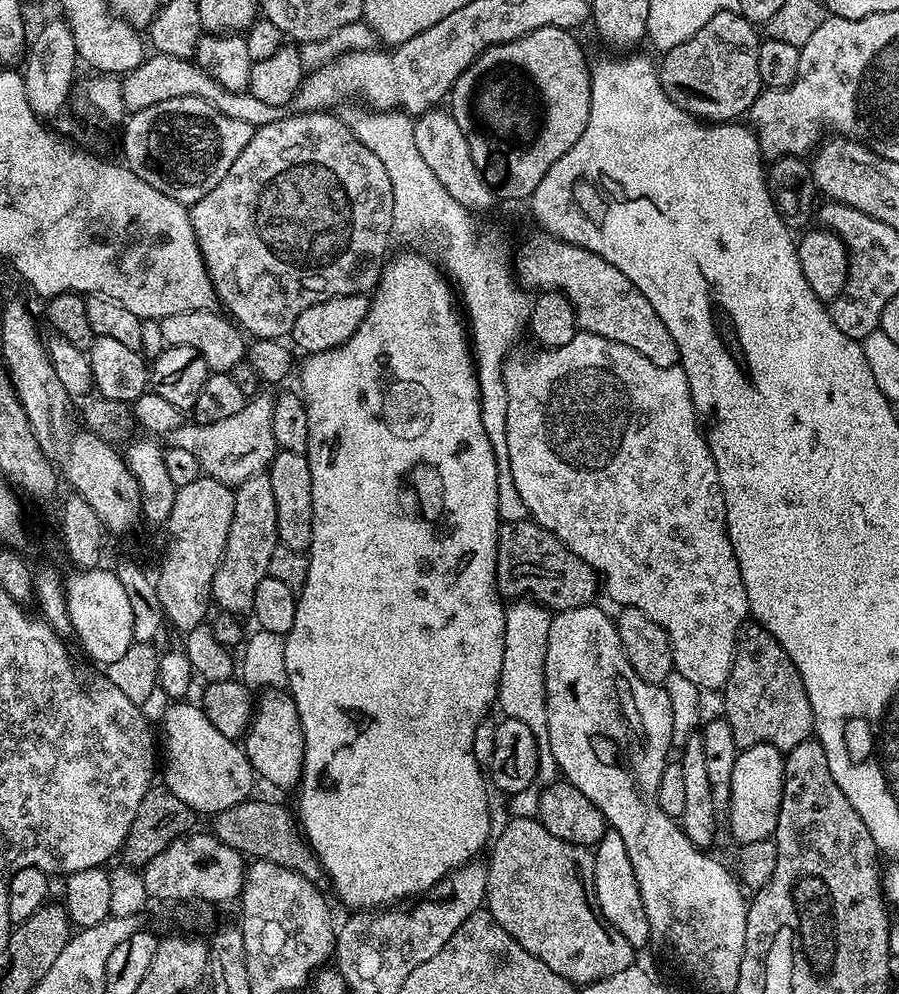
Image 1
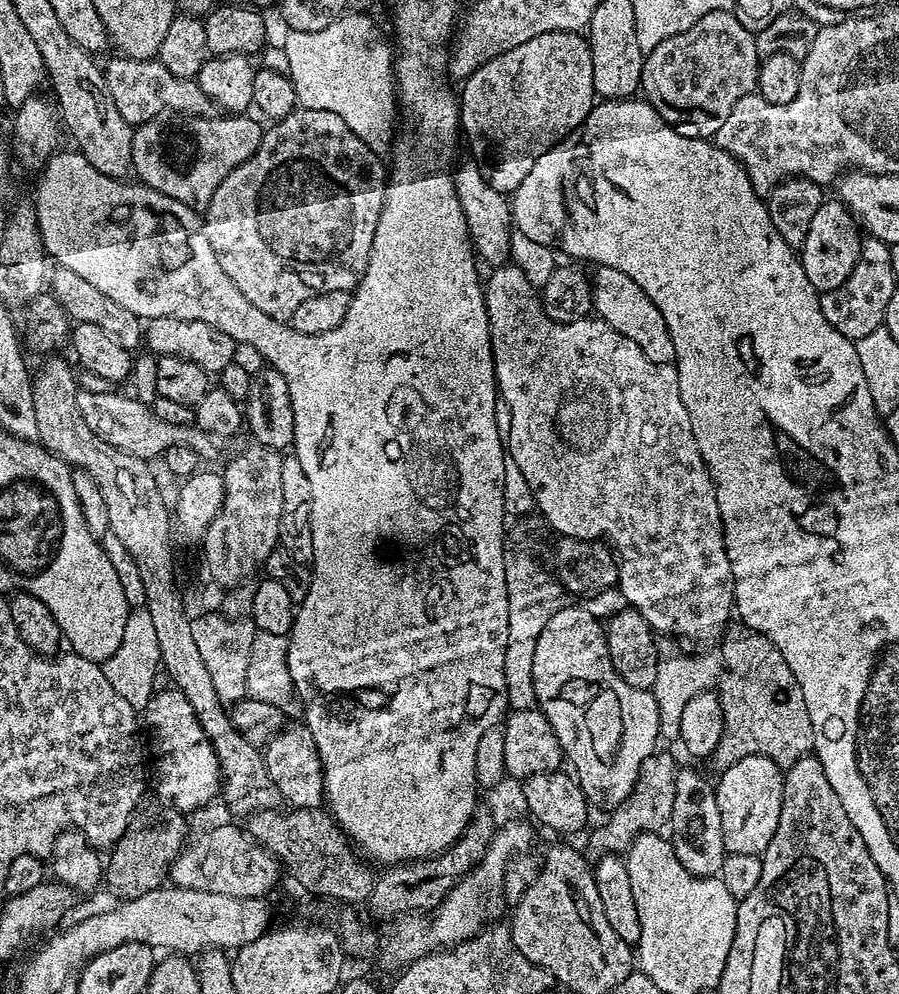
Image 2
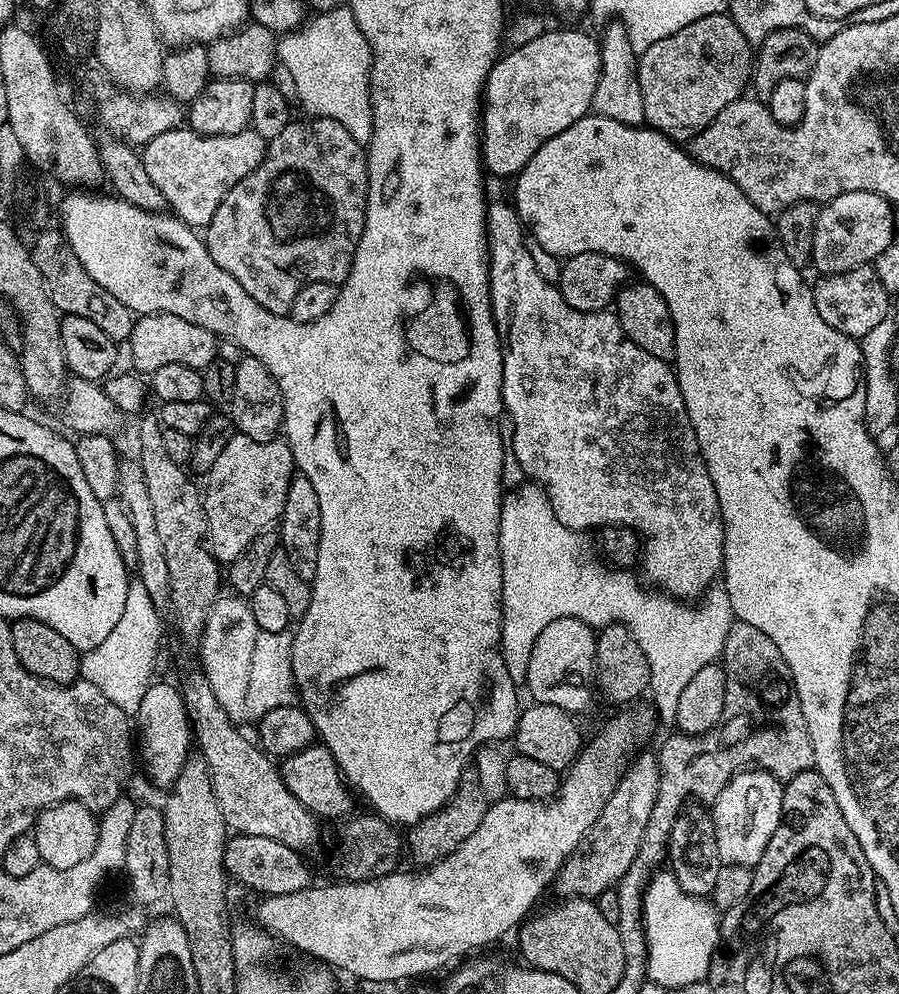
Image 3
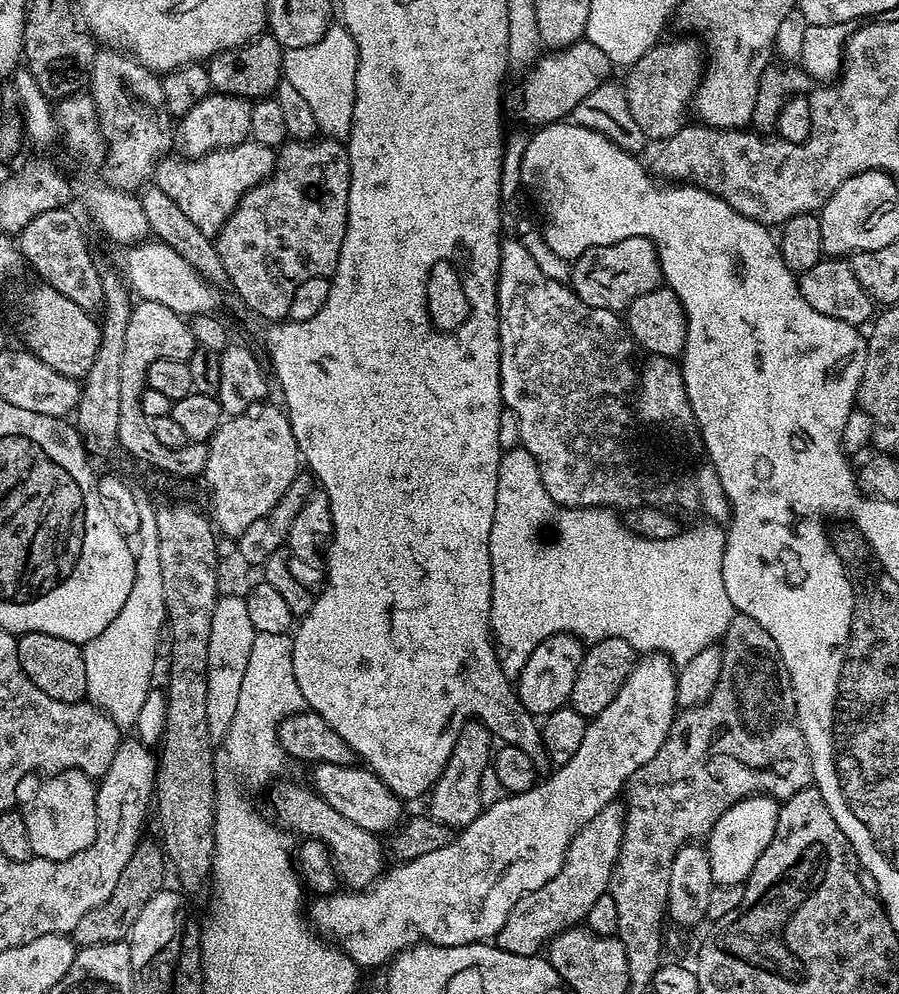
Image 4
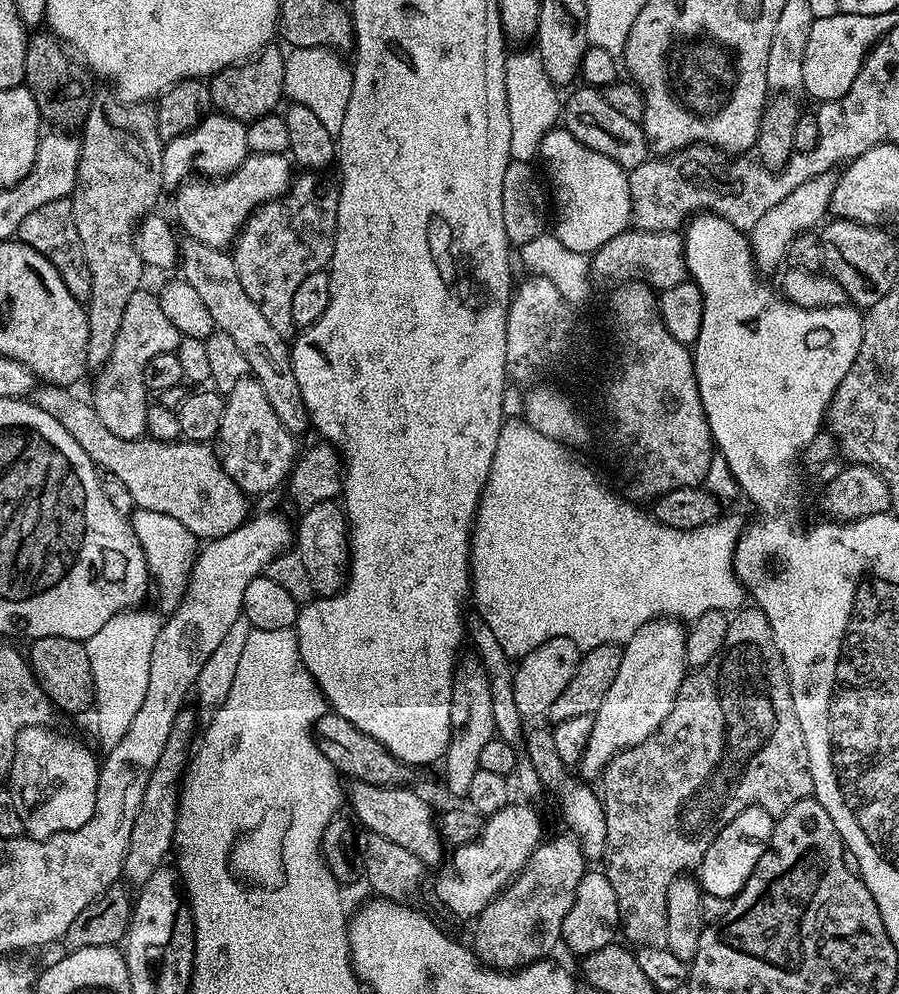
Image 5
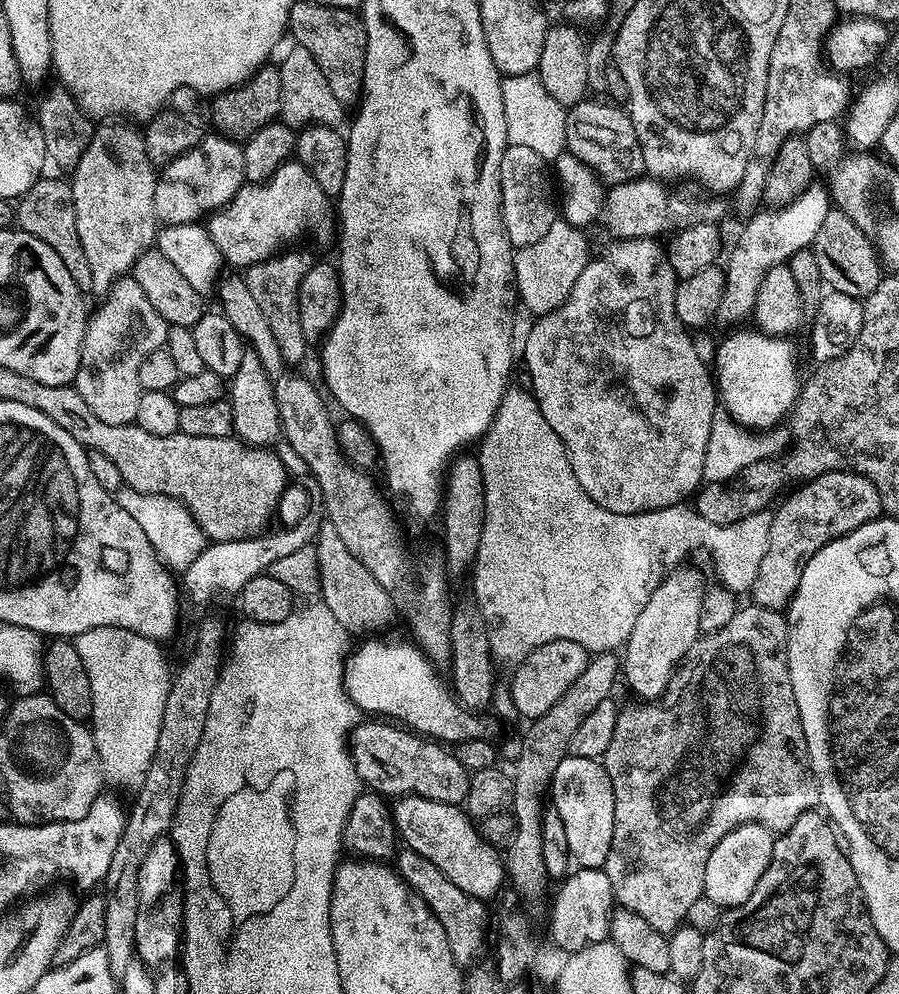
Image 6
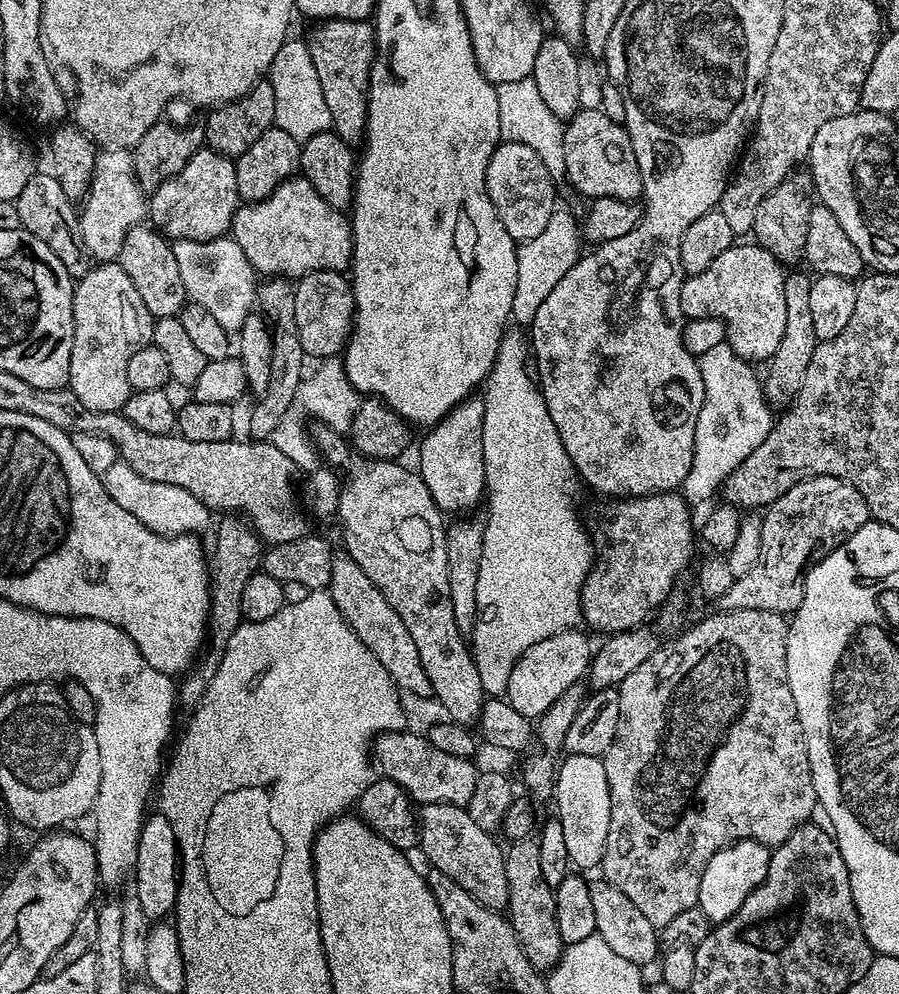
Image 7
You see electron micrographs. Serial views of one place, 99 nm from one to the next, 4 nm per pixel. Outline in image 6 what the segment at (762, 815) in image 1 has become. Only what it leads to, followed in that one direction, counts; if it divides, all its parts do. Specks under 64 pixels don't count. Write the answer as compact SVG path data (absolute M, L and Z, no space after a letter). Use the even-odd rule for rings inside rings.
M743 824L730 830L730 834L726 834L726 838L722 838L718 846L714 846L706 862L706 873L703 878L704 896L722 910L737 908L739 904L746 902L746 898L754 894L758 878L762 878L770 862L773 839L774 833L761 824Z

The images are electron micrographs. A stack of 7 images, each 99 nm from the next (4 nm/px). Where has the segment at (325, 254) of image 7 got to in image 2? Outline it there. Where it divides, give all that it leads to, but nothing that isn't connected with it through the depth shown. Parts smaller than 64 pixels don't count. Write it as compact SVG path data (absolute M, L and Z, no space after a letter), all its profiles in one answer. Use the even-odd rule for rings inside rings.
M224 114L219 118L185 116L169 119L172 120L169 124L164 118L148 120L132 133L132 172L140 175L137 176L139 183L178 202L189 206L207 205L222 178L258 150L261 121L250 117L248 114Z

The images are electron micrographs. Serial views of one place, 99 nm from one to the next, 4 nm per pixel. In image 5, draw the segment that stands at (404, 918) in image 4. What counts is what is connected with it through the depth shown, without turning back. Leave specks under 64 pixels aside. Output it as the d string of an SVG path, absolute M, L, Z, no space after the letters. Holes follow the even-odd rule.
M657 618L648 624L643 624L628 639L628 643L623 645L622 663L618 666L618 675L614 678L614 686L610 686L606 698L602 698L602 706L598 706L596 715L592 717L594 730L591 731L590 742L578 765L578 771L588 779L585 781L599 781L603 777L604 769L617 754L646 742L660 729L662 722L666 722L670 710L674 710L676 695L680 693L686 675L685 635L685 629L677 621L671 618ZM509 802L484 821L480 836L451 853L452 868L441 867L436 880L436 900L460 920L476 918L523 872L533 852L540 847L544 828L535 807Z

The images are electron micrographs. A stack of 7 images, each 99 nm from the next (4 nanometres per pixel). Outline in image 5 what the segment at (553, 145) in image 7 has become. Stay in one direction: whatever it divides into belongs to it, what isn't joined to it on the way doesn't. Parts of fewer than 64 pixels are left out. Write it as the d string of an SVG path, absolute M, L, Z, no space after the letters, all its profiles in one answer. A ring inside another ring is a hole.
M509 51L504 58L506 70L506 102L510 110L510 154L512 160L532 162L537 159L542 138L546 138L548 131L557 127L562 116L562 96L559 96L557 85L550 82L546 70L542 70L542 58L534 51L512 52Z

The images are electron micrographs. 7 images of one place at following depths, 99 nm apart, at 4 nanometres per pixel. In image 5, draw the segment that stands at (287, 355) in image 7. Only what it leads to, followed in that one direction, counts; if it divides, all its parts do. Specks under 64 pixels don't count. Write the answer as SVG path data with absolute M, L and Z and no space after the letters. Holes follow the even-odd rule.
M301 171L283 196L252 211L251 218L240 229L230 248L234 270L238 270L238 282L242 282L242 290L246 290L246 295L254 302L254 306L262 310L266 322L270 322L270 326L274 326L274 330L278 330L278 334L285 338L291 337L294 332L290 302L294 302L298 286L302 286L303 280L310 278L310 274L323 272L332 263L340 190L324 176L326 175L319 171Z

